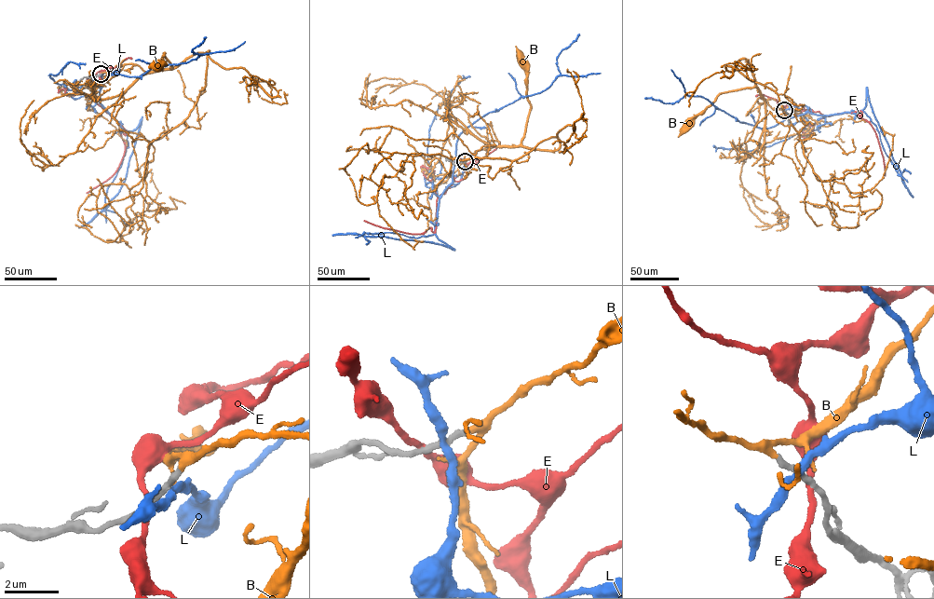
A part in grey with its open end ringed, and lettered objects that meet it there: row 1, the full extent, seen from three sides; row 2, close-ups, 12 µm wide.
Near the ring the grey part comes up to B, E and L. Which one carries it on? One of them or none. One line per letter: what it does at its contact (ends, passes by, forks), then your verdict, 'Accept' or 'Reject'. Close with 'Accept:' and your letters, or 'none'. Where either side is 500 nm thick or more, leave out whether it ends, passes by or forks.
B: It passes by. Accept
E: It passes by. Reject
L: It passes by. Reject
Accept: B

